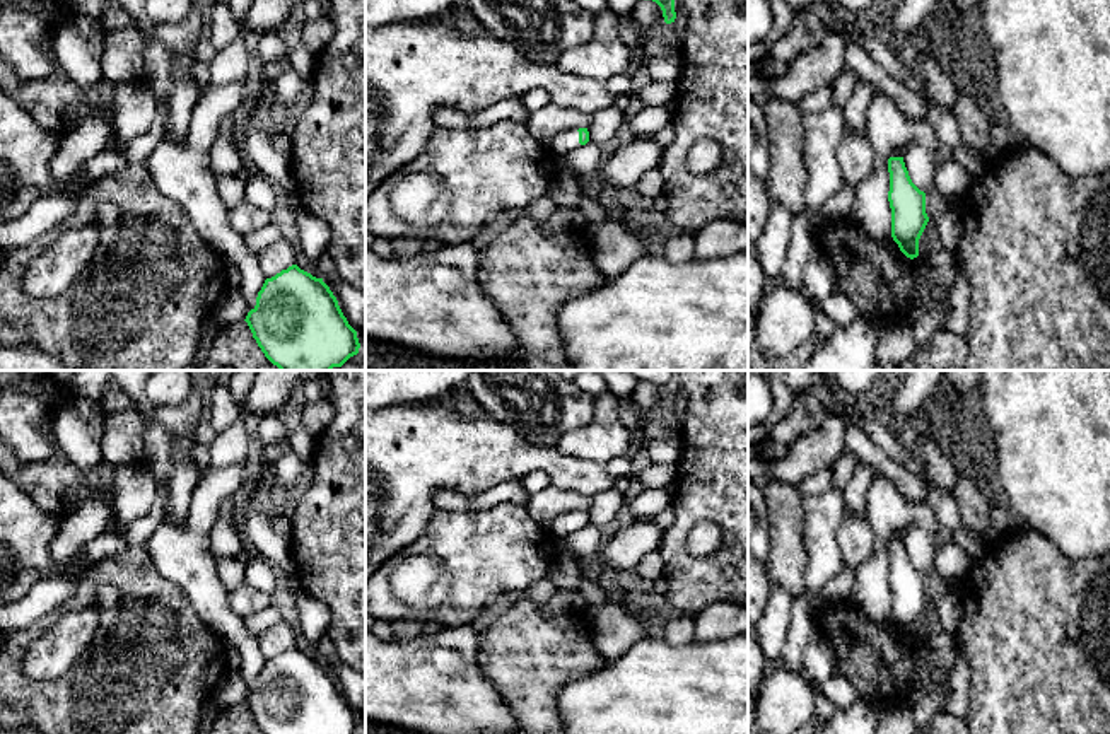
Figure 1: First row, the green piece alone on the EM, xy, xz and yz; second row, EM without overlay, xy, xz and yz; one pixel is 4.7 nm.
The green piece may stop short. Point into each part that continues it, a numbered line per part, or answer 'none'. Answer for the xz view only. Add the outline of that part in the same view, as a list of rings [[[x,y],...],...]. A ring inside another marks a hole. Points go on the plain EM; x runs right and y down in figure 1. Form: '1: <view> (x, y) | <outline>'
1: xz (564, 524) | [[[575,510],[560,514],[555,521],[548,526],[548,529],[557,536],[564,538],[581,529],[579,526],[579,514]]]

